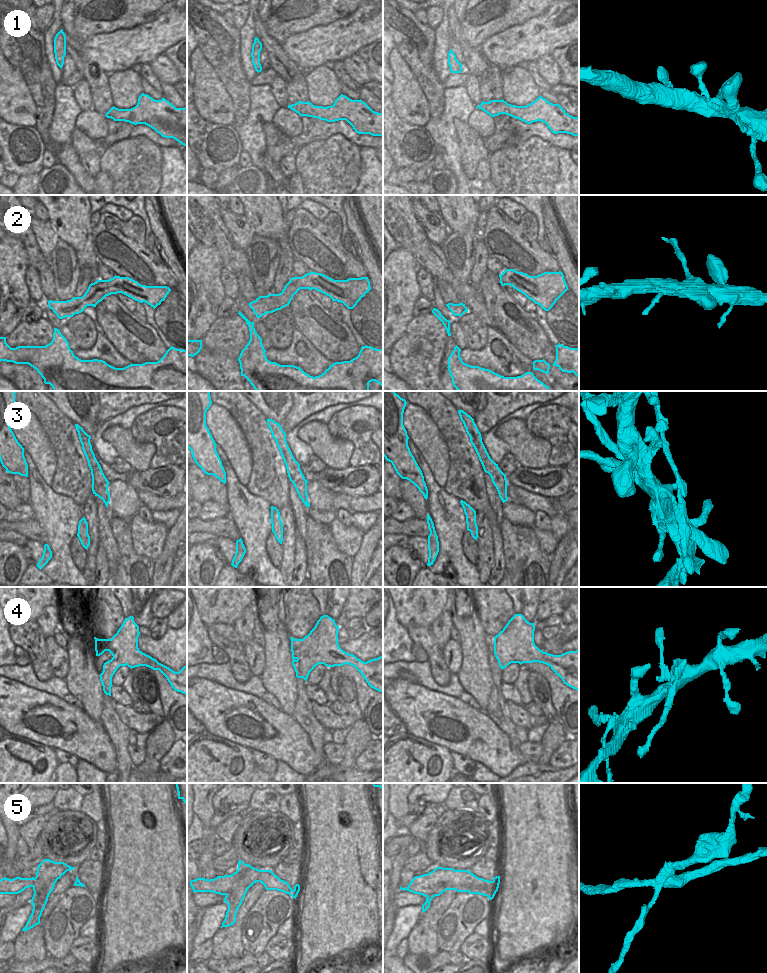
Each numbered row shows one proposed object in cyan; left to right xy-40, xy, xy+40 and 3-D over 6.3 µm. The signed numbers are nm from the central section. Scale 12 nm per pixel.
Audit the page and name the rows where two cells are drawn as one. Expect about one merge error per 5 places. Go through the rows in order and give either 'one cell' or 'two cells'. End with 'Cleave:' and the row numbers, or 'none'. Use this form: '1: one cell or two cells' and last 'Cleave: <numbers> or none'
1: one cell
2: one cell
3: two cells
4: two cells
5: two cells
Cleave: 3, 4, 5

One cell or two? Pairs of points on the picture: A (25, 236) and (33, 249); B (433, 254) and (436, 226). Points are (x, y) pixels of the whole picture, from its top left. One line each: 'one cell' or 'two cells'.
A: one cell
B: two cells

